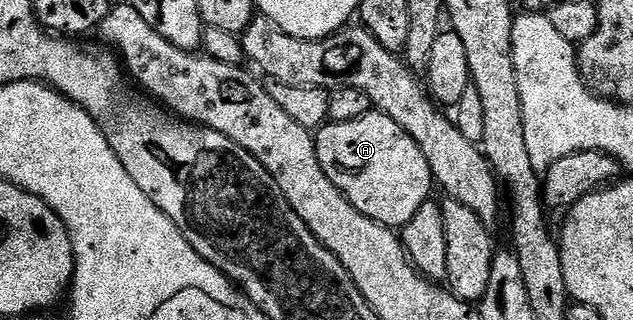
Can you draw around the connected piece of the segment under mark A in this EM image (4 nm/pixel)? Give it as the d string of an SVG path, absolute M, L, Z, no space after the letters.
M373 109L369 115L358 117L358 121L329 121L315 132L314 138L322 173L326 173L330 181L334 181L334 185L348 198L350 205L358 209L358 213L366 213L366 217L378 221L384 227L402 229L412 220L414 213L418 213L418 209L429 202L431 195L428 194L434 191L434 180L422 149L418 149L414 140L381 111Z

